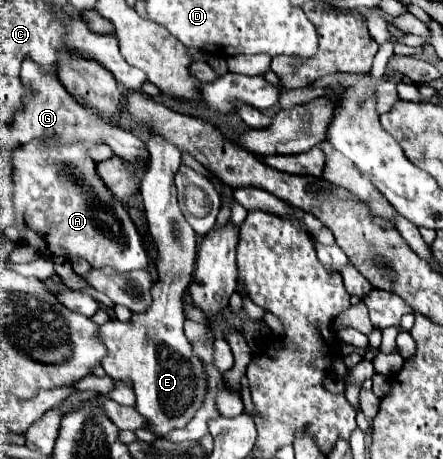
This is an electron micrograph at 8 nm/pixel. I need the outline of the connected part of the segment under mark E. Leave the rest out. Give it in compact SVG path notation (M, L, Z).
M154 131L146 139L146 149L150 153L150 167L142 179L140 195L144 199L148 231L158 251L155 260L158 281L151 289L154 301L146 313L134 313L128 323L112 319L98 329L108 349L108 355L102 359L106 375L112 379L130 379L136 393L136 409L148 419L148 429L166 435L176 427L184 427L200 409L206 399L206 369L202 369L202 361L194 357L192 345L182 329L182 297L194 273L196 233L186 223L176 199L174 175L180 167L180 149Z

